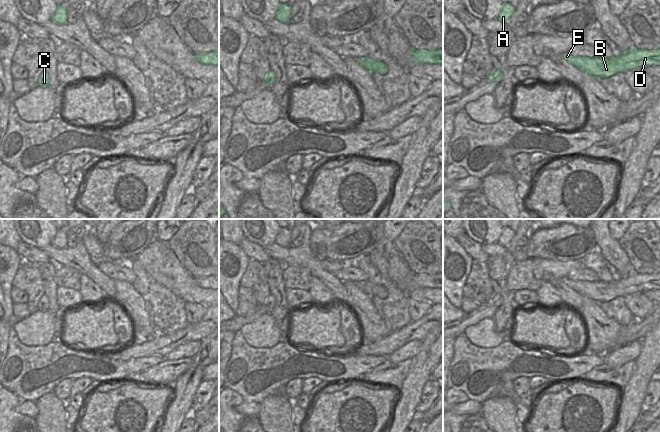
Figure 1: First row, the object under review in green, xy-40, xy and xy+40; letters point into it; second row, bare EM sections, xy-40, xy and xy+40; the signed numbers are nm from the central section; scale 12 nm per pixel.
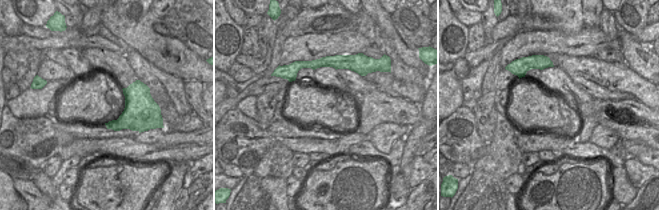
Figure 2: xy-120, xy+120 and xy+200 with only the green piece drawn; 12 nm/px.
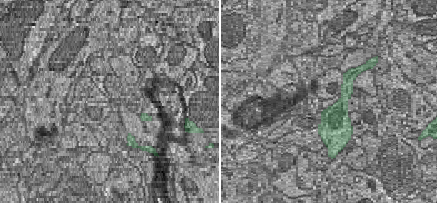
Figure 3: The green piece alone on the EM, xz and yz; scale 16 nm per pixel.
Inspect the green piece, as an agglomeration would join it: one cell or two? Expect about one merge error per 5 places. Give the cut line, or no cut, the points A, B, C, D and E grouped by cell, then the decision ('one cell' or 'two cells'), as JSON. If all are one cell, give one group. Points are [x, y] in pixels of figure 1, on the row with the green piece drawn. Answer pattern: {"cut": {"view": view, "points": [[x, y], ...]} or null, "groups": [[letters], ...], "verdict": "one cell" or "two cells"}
{"cut": null, "groups": [["A", "B", "C", "D", "E"]], "verdict": "one cell"}

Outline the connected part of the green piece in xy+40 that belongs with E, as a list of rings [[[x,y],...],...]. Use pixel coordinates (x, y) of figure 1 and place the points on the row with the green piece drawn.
[[[633,47],[613,58],[578,57],[569,53],[561,54],[569,64],[600,79],[611,77],[619,72],[639,69],[644,66],[660,65],[660,49],[641,50]]]

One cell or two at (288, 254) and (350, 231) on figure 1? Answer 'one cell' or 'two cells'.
two cells

